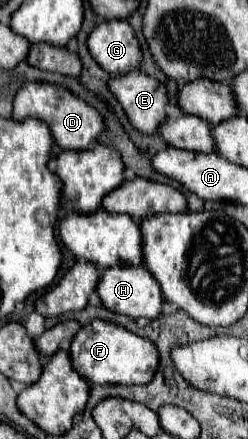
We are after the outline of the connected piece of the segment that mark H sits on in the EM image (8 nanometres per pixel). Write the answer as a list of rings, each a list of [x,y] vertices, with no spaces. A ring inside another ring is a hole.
[[[136,266],[136,268],[108,268],[102,272],[96,292],[100,296],[100,302],[106,310],[116,312],[116,314],[124,314],[130,316],[134,320],[138,318],[156,318],[162,312],[164,300],[160,296],[160,286],[156,284],[154,276],[144,268],[144,266]]]

